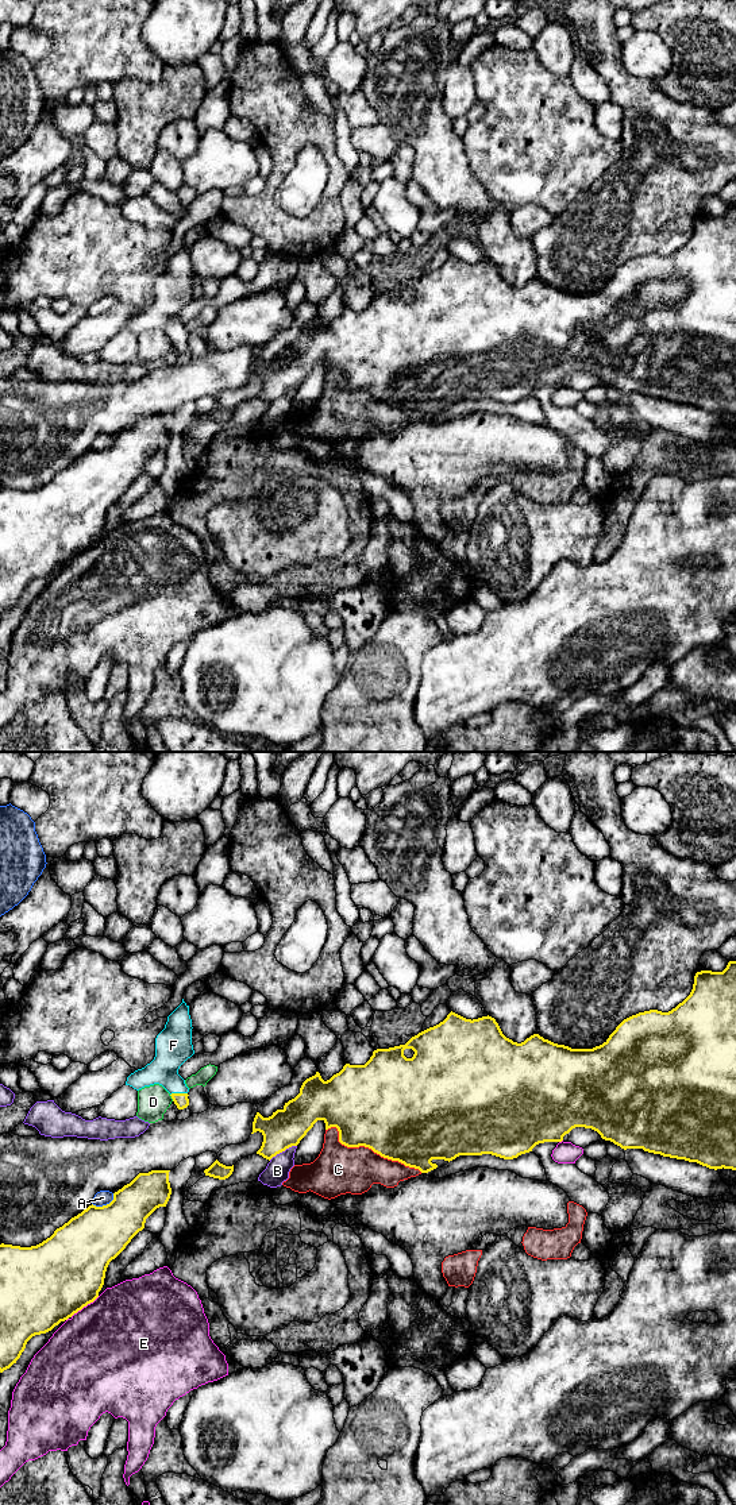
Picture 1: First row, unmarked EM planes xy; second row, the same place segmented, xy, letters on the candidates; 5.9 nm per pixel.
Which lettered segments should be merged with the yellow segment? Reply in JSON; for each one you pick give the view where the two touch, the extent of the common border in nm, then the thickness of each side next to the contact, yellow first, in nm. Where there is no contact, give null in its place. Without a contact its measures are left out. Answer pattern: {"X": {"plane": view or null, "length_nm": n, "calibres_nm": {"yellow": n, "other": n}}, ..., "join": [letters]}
{"F": {"plane": "xy", "length_nm": 110, "calibres_nm": {"yellow": 90, "other": 190}}, "join": ["F"]}

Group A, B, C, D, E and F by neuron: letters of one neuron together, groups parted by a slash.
A / B / C / D / E / F

